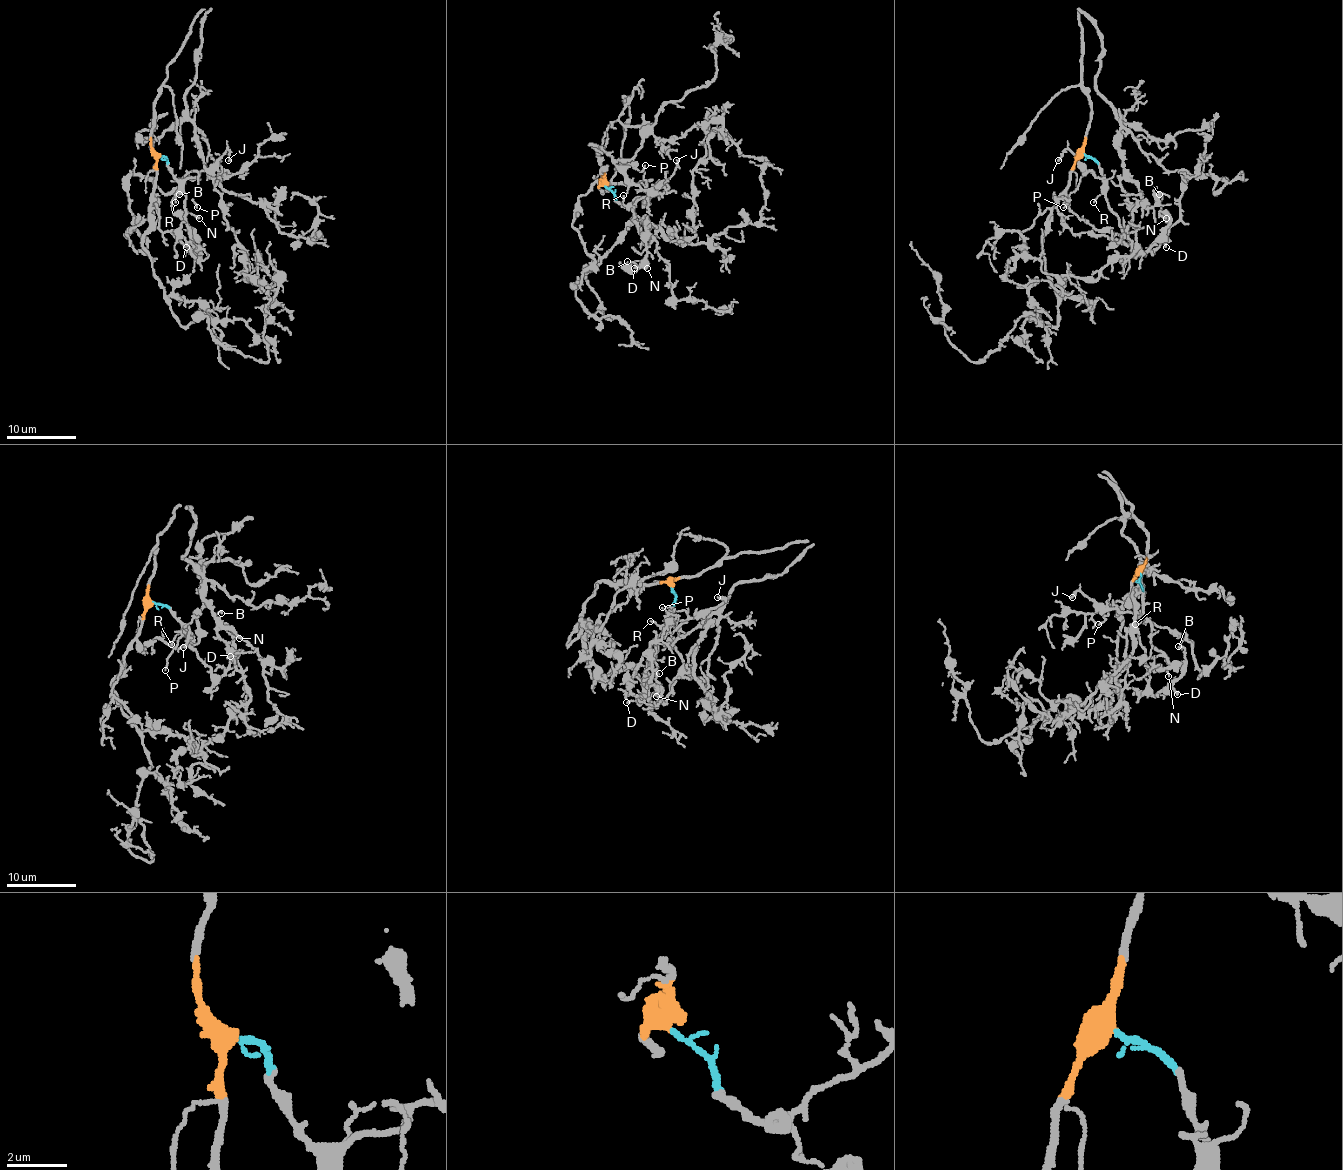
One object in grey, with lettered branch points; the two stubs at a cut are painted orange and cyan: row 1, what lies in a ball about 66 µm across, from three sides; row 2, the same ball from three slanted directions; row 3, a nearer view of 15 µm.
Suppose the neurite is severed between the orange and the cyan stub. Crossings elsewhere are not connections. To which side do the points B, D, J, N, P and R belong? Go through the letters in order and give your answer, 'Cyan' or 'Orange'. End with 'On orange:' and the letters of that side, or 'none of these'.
B: Cyan
D: Cyan
J: Cyan
N: Cyan
P: Cyan
R: Cyan
On orange: none of these

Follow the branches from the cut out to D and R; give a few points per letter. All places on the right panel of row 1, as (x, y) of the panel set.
D: (1085, 155), (1099, 165), (1108, 207), (1118, 217), (1118, 224), (1135, 251), (1144, 252), (1163, 238), (1165, 247)
R: (1085, 155), (1099, 165), (1104, 184), (1104, 190), (1094, 202)

